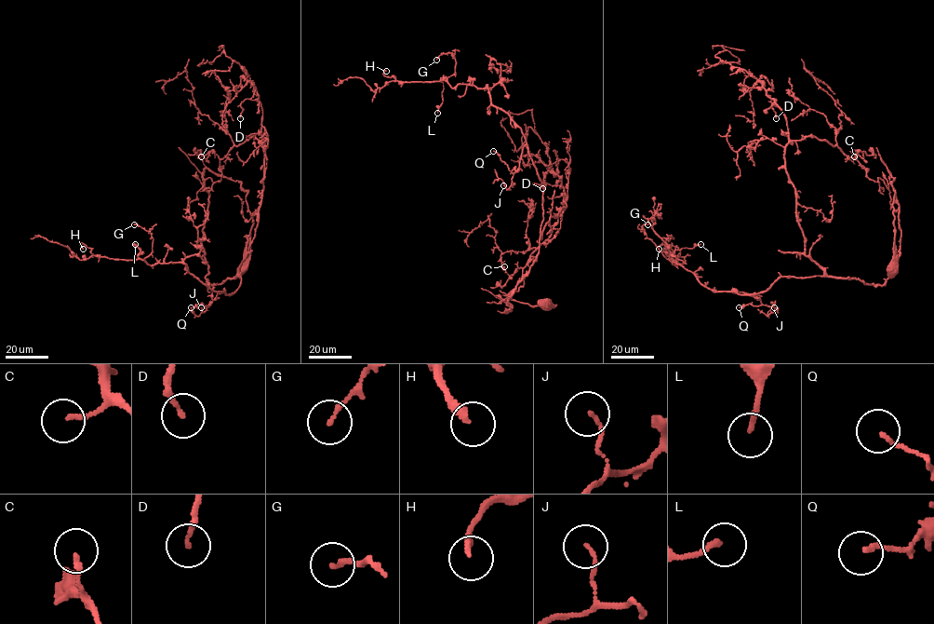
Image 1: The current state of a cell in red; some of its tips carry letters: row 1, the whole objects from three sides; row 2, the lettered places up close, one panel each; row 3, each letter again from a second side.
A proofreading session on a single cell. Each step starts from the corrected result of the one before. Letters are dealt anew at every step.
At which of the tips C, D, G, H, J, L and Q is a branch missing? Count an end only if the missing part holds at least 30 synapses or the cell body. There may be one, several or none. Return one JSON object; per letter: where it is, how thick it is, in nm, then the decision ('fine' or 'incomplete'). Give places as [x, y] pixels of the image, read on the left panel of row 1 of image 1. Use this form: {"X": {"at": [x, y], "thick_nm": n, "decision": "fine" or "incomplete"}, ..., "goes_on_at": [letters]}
{"C": {"at": [201, 156], "thick_nm": 150, "decision": "fine"}, "D": {"at": [240, 118], "thick_nm": 160, "decision": "fine"}, "G": {"at": [134, 224], "thick_nm": 140, "decision": "fine"}, "H": {"at": [83, 249], "thick_nm": 220, "decision": "fine"}, "J": {"at": [201, 307], "thick_nm": 120, "decision": "fine"}, "L": {"at": [135, 244], "thick_nm": 170, "decision": "fine"}, "Q": {"at": [191, 307], "thick_nm": 150, "decision": "fine"}, "goes_on_at": []}

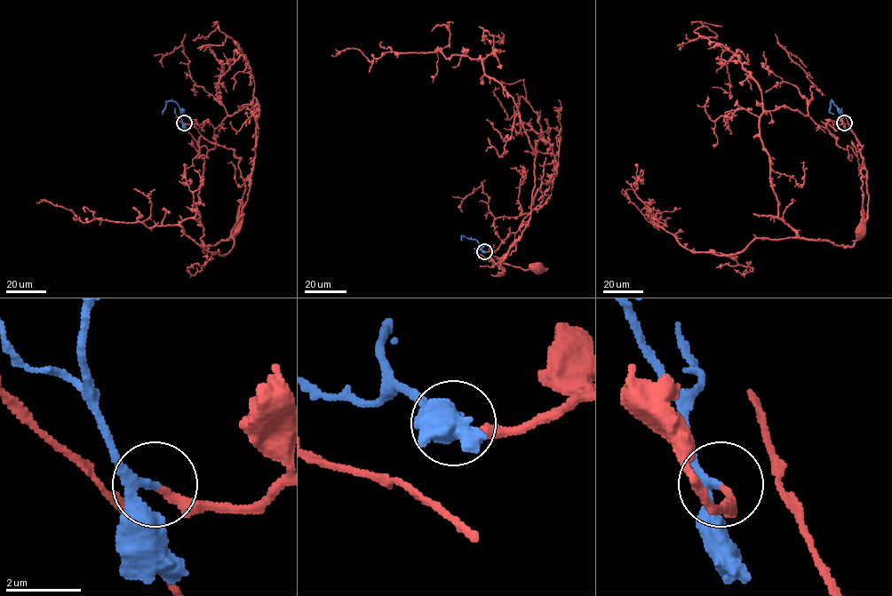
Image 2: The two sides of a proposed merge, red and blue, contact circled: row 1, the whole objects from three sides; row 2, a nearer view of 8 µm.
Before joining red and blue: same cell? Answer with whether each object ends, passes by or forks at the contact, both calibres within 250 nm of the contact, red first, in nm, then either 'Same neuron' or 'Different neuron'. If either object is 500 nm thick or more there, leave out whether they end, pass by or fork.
At the ring red ends. At the ring blue passes by. Thickness 200 nm (red) against 190 nm. Same neuron

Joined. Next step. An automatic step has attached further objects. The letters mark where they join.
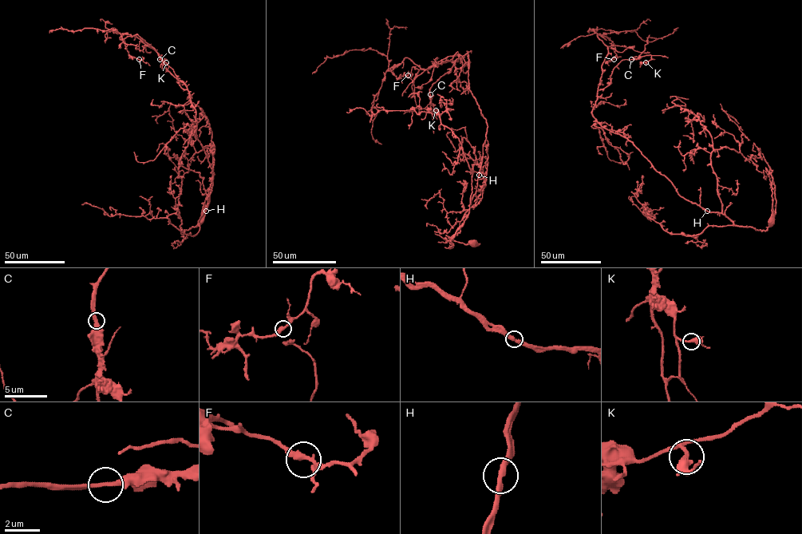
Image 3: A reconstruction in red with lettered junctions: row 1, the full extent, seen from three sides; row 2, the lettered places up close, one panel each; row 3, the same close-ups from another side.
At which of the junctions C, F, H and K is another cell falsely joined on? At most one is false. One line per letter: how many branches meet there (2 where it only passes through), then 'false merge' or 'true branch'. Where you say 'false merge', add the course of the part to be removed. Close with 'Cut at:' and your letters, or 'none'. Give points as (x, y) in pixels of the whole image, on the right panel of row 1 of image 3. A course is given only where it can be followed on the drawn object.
C: 2 branches meet; true branch
F: 2 branches meet; true branch
H: 2 branches meet; true branch
K: 2 branches meet; true branch
Cut at: none

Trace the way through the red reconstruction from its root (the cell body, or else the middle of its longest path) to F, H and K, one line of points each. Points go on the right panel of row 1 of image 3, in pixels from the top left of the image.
F: (771, 221), (768, 164), (772, 223), (736, 226), (598, 122), (608, 49), (597, 34), (614, 59)
H: (771, 221), (772, 178), (768, 164), (776, 203), (772, 223), (765, 231), (736, 226), (724, 215), (707, 211)
K: (771, 221), (768, 164), (772, 223), (736, 226), (598, 122), (613, 69), (645, 62)

